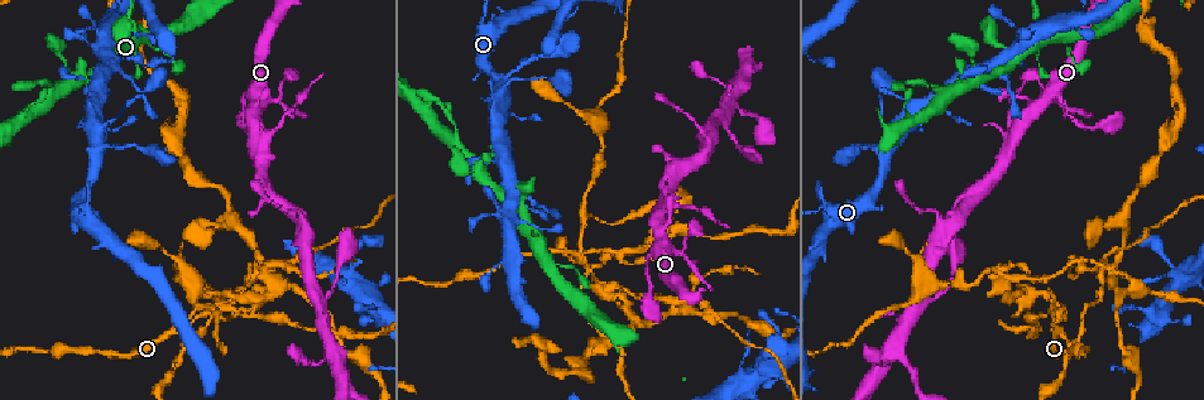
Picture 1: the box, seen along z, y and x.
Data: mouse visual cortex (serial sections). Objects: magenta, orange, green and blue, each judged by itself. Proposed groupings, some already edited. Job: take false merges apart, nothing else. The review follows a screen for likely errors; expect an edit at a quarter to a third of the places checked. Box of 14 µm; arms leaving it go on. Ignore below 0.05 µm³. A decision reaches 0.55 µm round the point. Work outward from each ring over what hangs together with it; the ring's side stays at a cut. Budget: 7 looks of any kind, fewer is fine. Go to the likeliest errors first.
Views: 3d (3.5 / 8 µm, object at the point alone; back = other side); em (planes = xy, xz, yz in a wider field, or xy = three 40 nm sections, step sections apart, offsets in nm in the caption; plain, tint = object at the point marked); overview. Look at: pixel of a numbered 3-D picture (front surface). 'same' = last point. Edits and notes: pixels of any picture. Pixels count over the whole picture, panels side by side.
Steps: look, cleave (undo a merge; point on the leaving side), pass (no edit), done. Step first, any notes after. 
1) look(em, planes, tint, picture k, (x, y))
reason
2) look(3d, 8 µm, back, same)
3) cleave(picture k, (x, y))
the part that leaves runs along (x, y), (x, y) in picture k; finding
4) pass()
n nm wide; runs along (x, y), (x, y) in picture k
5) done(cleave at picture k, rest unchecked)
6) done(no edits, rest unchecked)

look(3d, 3.5 µm, picture 1, (205, 316))
four or more arms meet

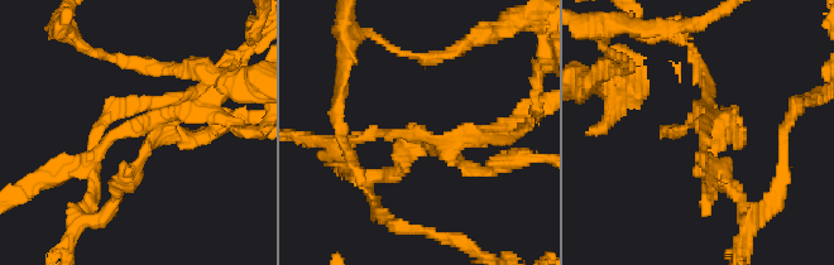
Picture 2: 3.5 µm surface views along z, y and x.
look(em, xy, step 3, tint, picture 2, (427, 138))
4 arms; arms of 150, 150, 200, 200 nm

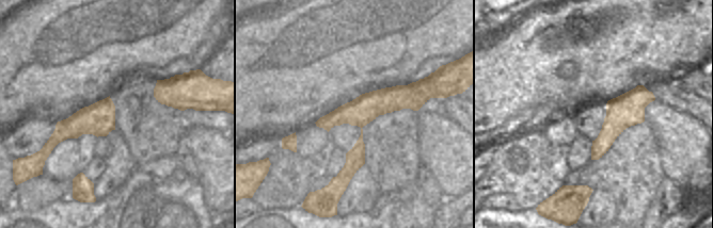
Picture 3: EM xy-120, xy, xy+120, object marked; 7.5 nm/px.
cleave(picture 2, (128, 178))
the part that leaves runs along (147, 136), (116, 200), (85, 218) in picture 2; a second cell is stuck on

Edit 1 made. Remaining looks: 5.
look(overview)
redraw

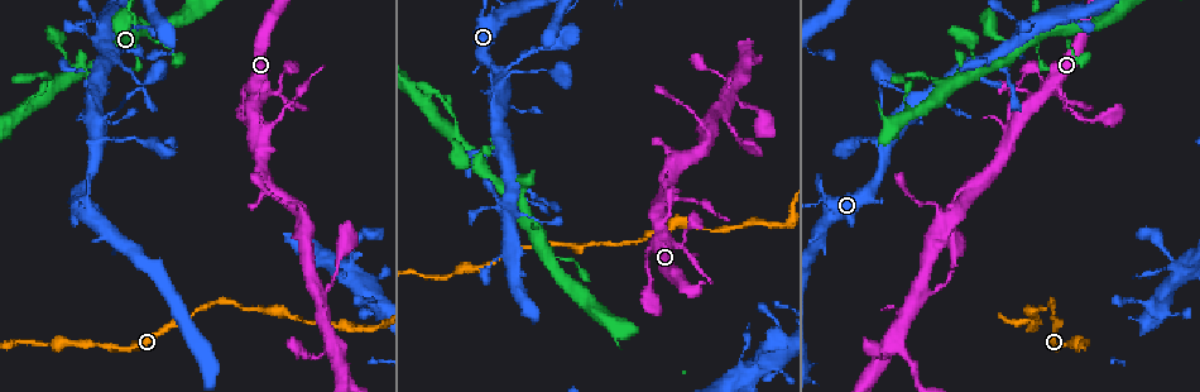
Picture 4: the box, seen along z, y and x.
look(3d, 3.5 µm, picture 4, (684, 201))
narrows sharply

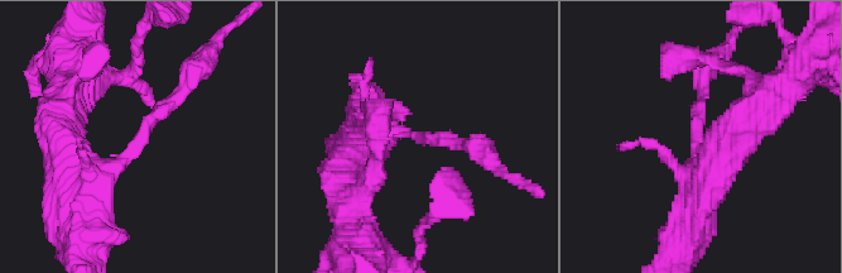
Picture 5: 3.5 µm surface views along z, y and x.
look(em, xy, step 2, tint, picture 5, (414, 136))
arms of 150, 300 nm; need the tissue

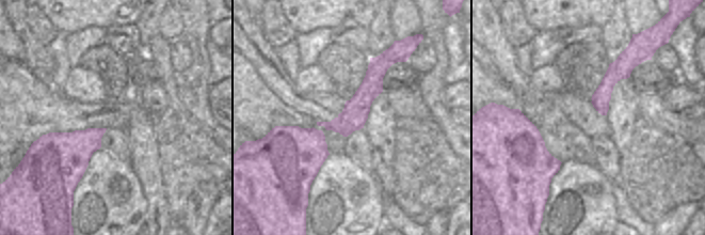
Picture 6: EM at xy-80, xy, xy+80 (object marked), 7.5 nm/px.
cleave(picture 5, (150, 118))
200 nm wide; the part that leaves runs along (128, 154), (205, 58) in picture 5; two cells meet here

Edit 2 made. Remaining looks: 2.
look(overview)
see it whole again

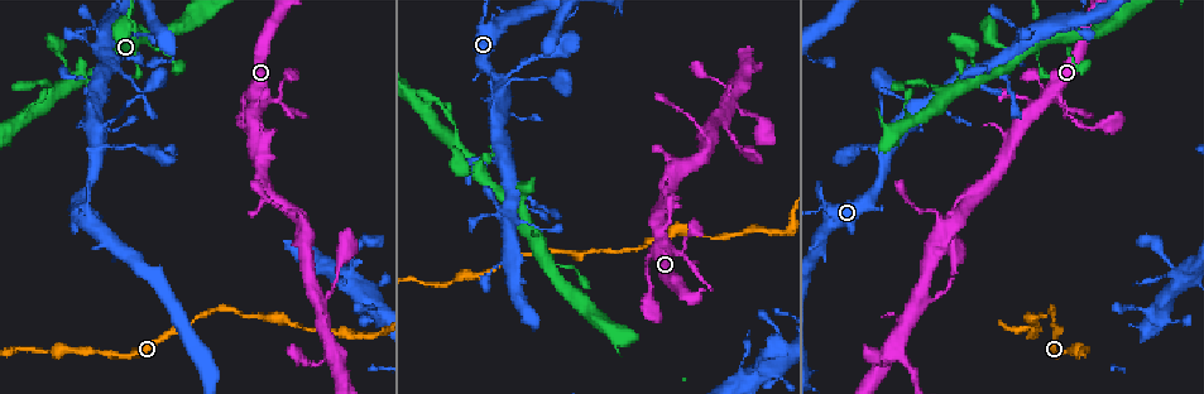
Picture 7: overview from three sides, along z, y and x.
look(3d, 3.5 µm, picture 7, (93, 78))
sharp bend

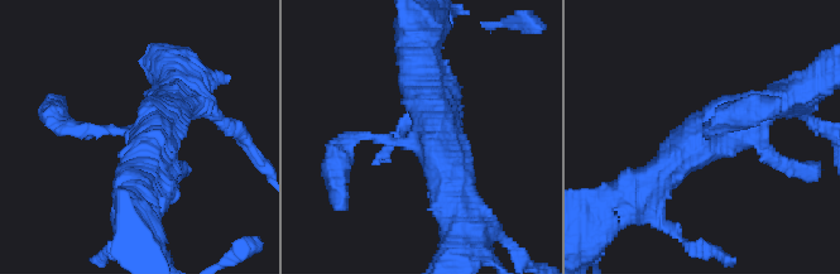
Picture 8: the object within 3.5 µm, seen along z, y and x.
pass()
runs along (652, 186), (710, 131), (783, 97) in picture 8; continuous, no second cell

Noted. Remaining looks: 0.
done(cleave at picture 2, cleave at picture 5, rest unchecked)

